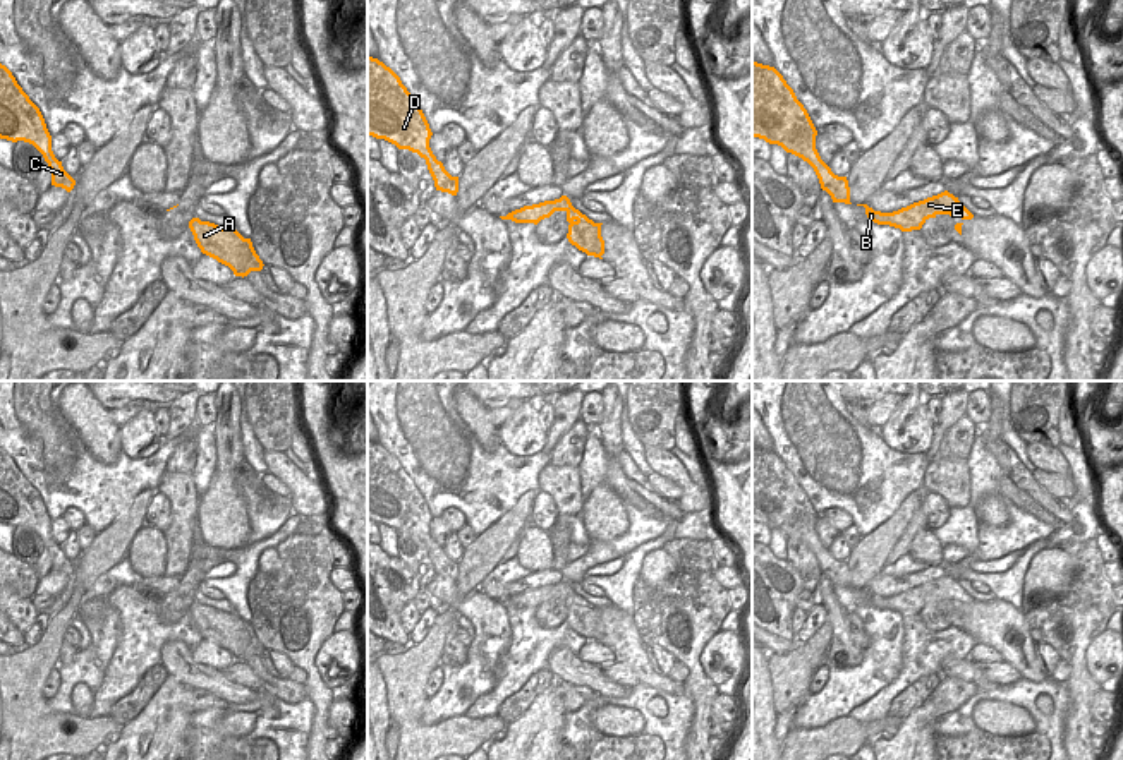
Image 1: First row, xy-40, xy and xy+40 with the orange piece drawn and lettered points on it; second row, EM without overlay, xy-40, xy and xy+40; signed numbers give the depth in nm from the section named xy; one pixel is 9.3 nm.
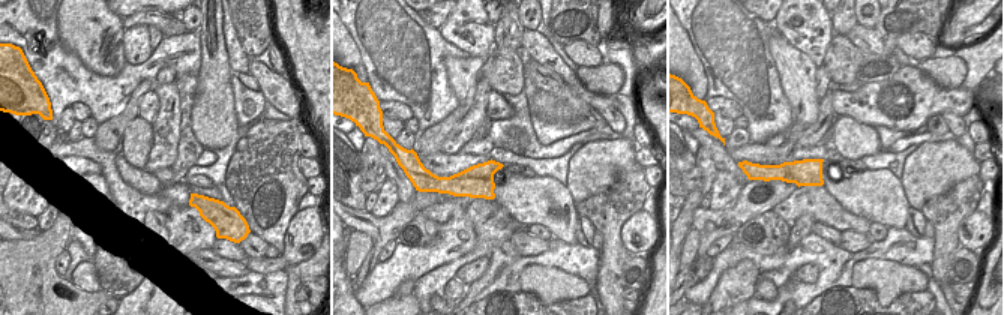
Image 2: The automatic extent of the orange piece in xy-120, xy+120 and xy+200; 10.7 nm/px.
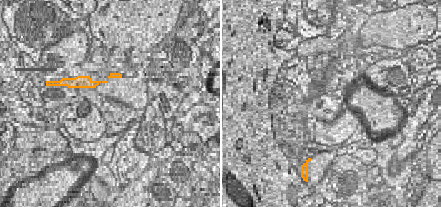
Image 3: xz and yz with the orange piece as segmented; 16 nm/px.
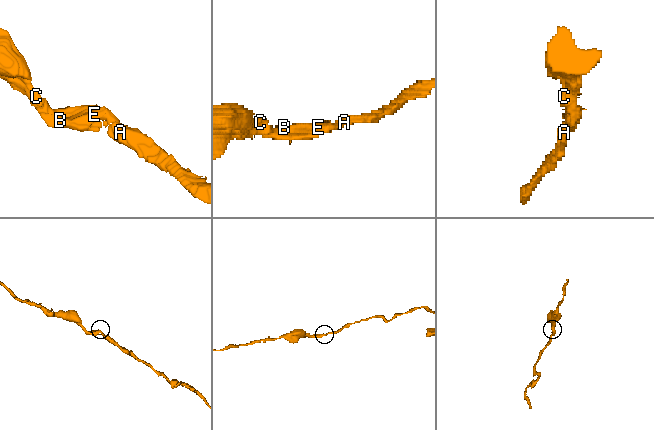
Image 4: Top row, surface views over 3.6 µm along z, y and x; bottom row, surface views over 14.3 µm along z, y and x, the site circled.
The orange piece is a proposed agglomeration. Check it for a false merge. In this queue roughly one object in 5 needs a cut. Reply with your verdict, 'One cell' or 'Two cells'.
One cell

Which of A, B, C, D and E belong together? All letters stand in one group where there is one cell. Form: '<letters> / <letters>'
A B C D E

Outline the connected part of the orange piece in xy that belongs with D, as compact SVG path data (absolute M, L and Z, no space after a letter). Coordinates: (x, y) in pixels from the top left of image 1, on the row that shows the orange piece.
M367 57L367 136L385 139L426 160L436 190L457 196L452 177L429 148L429 124L400 77L378 58Z

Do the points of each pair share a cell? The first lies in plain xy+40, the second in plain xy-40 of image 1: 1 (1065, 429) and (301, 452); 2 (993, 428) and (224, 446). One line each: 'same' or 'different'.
1: same
2: same

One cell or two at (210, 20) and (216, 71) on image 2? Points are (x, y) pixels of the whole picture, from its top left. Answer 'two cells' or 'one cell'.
one cell

